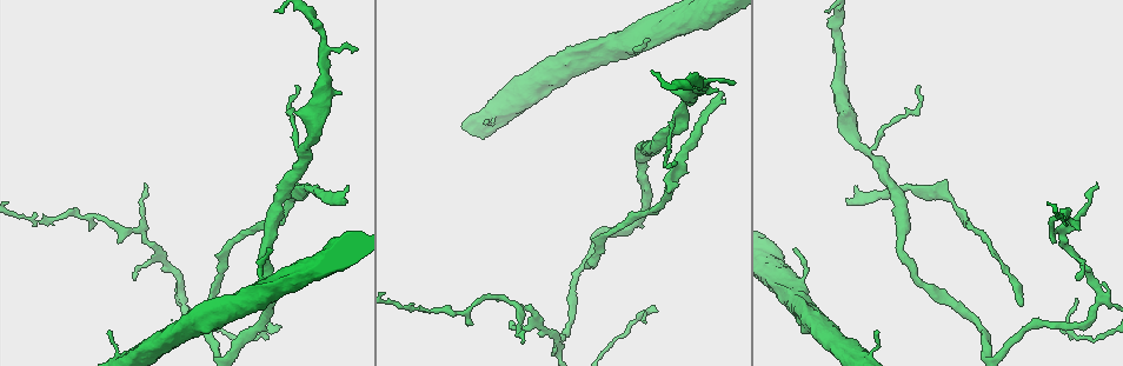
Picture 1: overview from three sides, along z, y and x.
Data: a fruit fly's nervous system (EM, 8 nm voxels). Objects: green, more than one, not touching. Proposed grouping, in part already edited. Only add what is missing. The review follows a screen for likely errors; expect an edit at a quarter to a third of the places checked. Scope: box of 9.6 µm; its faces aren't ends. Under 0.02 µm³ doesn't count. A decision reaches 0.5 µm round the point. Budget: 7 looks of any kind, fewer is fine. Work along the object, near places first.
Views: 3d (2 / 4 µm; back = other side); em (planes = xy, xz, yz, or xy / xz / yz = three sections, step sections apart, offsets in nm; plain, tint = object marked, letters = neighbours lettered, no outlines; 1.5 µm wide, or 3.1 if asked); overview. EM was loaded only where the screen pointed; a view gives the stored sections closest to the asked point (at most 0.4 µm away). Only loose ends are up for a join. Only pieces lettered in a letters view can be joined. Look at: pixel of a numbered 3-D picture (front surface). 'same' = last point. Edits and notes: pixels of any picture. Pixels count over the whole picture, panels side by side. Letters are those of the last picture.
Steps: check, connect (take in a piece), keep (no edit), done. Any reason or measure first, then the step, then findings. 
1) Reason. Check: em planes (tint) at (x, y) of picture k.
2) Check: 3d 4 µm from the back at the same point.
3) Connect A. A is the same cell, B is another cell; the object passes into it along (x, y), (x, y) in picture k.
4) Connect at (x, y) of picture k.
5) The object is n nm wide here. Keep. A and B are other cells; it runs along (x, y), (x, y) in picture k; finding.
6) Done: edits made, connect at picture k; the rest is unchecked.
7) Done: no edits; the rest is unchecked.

Long arm stops here. Check: em planes (letters) at (845, 198) of picture 1.

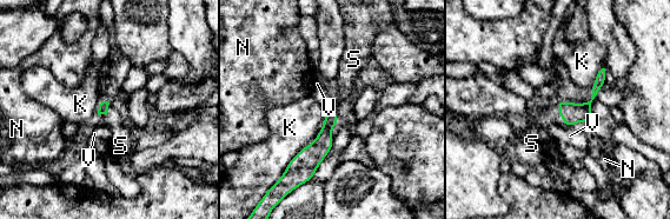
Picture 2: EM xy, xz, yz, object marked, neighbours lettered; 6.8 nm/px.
Connect S. S is the same cell, K, N and V are other cells; the object passes into it along (571, 112), (559, 114), (532, 139) in picture 2; the neuron continues.

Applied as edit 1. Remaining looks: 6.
Tapers out. Check: em yz step 4 (letters) at (1078, 300) of picture 1.

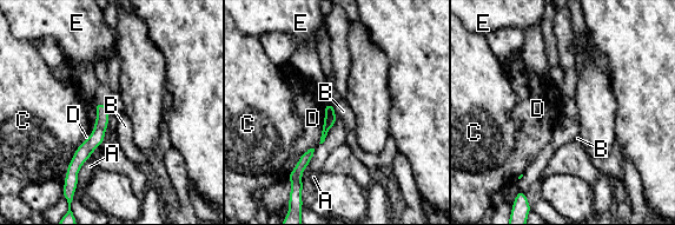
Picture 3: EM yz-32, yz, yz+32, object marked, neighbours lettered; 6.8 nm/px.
Keep. A, B, C, D and E are other cells; it runs along (98, 105), (100, 130), (74, 172) in picture 3; no lettered piece goes on from it.

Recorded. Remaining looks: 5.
Free end. Check: em xz step 4 (letters) at (109, 333) of picture 1.

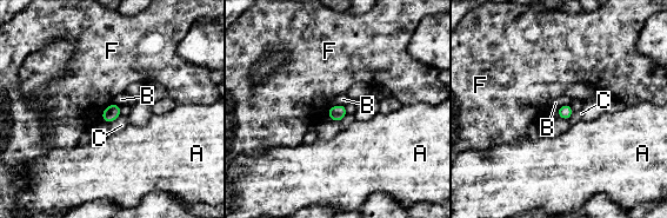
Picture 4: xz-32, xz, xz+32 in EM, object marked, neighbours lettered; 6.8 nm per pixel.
The object is 100 nm wide here. Keep. A, B, C and F are other cells; a border runs along (573, 111), (567, 119) in picture 4; none of them fits.

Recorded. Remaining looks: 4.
Done: edits made, connect at picture 2; the rest is unchecked.

